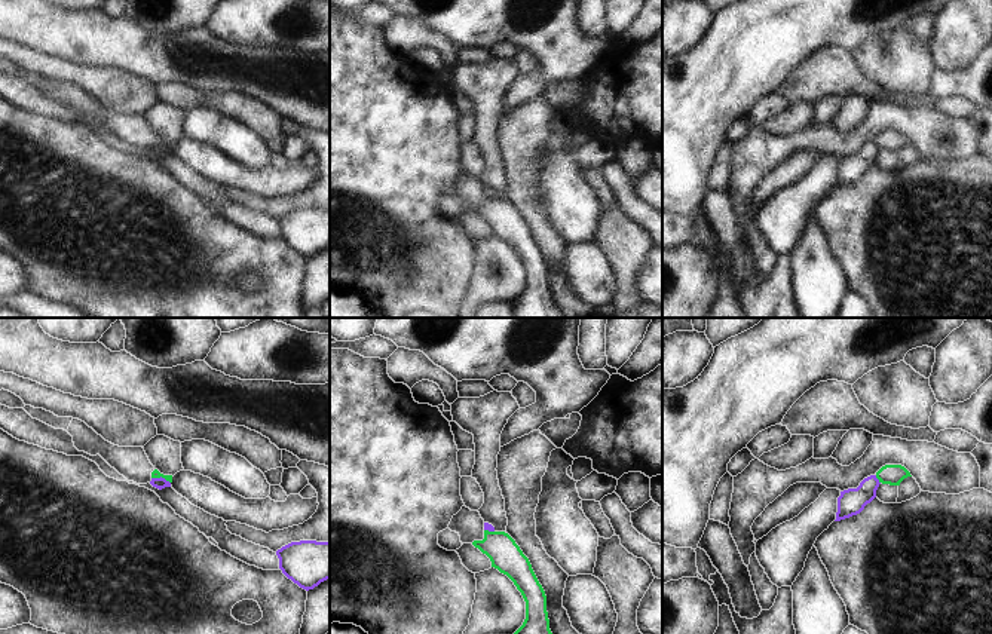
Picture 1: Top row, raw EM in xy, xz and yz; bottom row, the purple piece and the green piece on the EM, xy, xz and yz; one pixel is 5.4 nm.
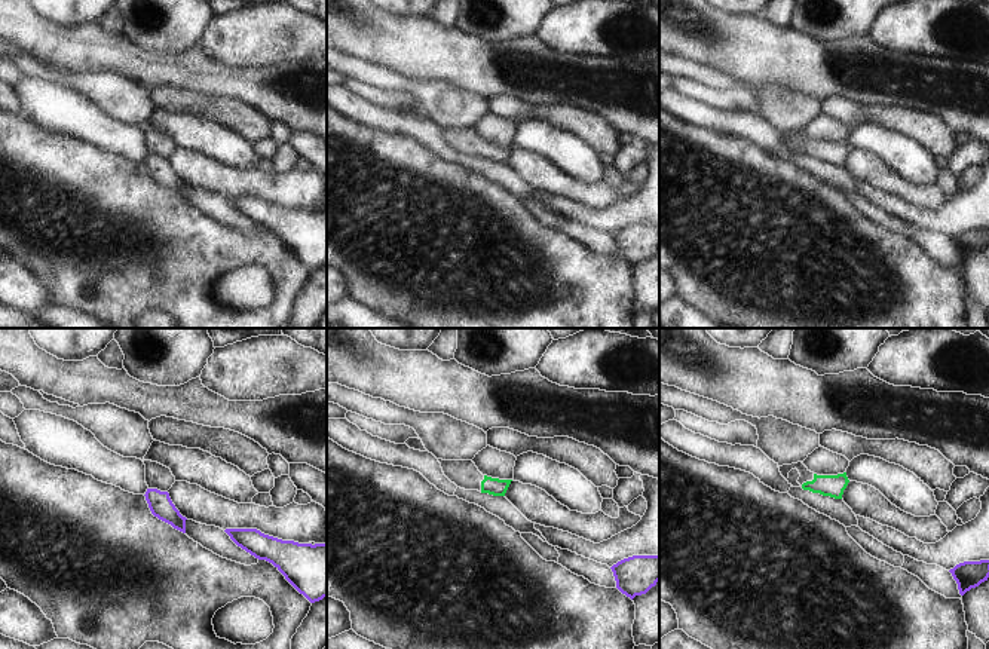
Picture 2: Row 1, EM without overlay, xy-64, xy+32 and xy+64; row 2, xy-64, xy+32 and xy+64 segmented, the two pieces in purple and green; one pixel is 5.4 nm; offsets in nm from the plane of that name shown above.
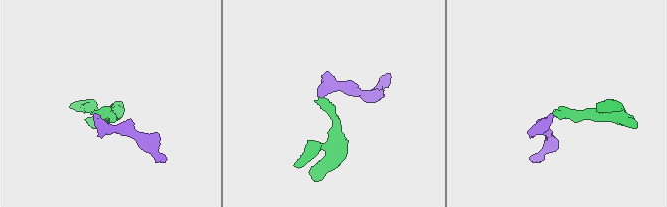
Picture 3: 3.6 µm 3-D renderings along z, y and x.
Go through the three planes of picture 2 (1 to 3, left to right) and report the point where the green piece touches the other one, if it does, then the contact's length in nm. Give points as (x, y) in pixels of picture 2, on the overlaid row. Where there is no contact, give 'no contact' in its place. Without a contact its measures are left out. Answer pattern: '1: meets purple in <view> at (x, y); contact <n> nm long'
1: no contact
2: no contact
3: no contact

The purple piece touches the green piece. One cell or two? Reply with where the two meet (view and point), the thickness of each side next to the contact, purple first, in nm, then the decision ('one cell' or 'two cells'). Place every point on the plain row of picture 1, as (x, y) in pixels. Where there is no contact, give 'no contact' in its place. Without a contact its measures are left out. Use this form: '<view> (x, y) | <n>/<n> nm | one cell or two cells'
yz (878, 147) | 140/110 nm | two cells

